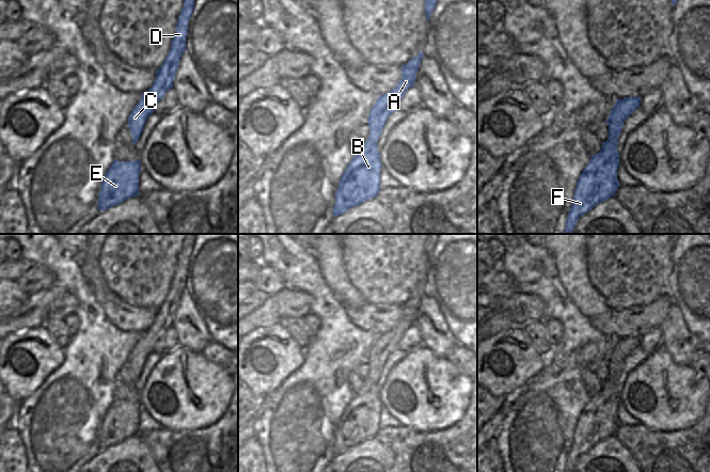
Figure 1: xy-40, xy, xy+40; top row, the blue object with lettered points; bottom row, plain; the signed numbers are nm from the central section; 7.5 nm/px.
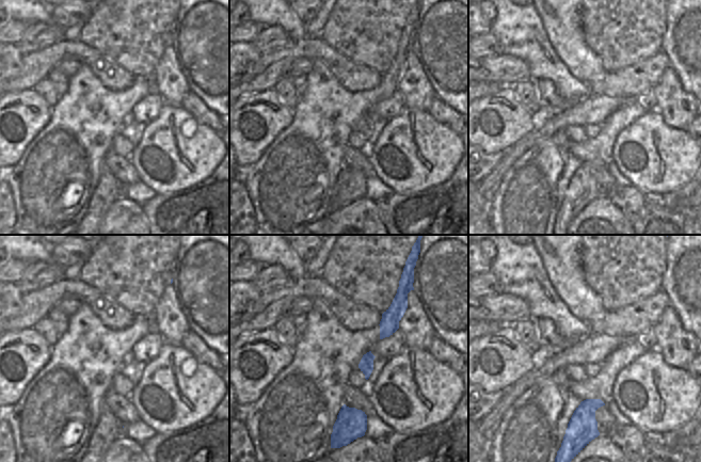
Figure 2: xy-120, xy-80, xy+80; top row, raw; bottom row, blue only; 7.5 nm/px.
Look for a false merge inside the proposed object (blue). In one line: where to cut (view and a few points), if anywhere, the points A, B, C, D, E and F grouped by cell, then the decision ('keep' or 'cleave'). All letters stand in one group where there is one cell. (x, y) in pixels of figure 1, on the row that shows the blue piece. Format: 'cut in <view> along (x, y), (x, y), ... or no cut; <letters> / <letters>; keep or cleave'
no cut; A B C D E F; keep

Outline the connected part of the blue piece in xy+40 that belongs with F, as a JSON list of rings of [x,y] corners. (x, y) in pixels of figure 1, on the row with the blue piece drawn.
[[[625,97],[616,100],[606,120],[609,124],[609,139],[602,142],[599,153],[591,155],[589,162],[577,182],[564,234],[571,234],[582,215],[597,204],[615,195],[619,187],[617,169],[620,164],[617,139],[621,132],[624,122],[640,105],[641,97]]]

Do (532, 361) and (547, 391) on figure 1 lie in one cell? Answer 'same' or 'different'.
different

